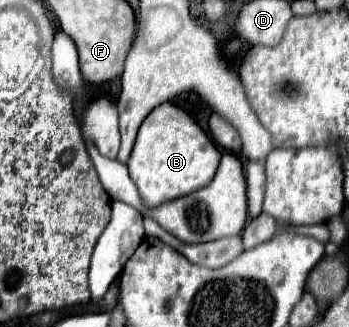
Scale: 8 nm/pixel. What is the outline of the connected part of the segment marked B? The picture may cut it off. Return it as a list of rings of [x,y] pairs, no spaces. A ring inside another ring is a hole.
[[[163,103],[143,121],[127,167],[143,197],[143,203],[147,207],[157,207],[169,199],[177,199],[207,187],[217,171],[219,159],[219,149],[211,143],[195,119],[177,105]]]

